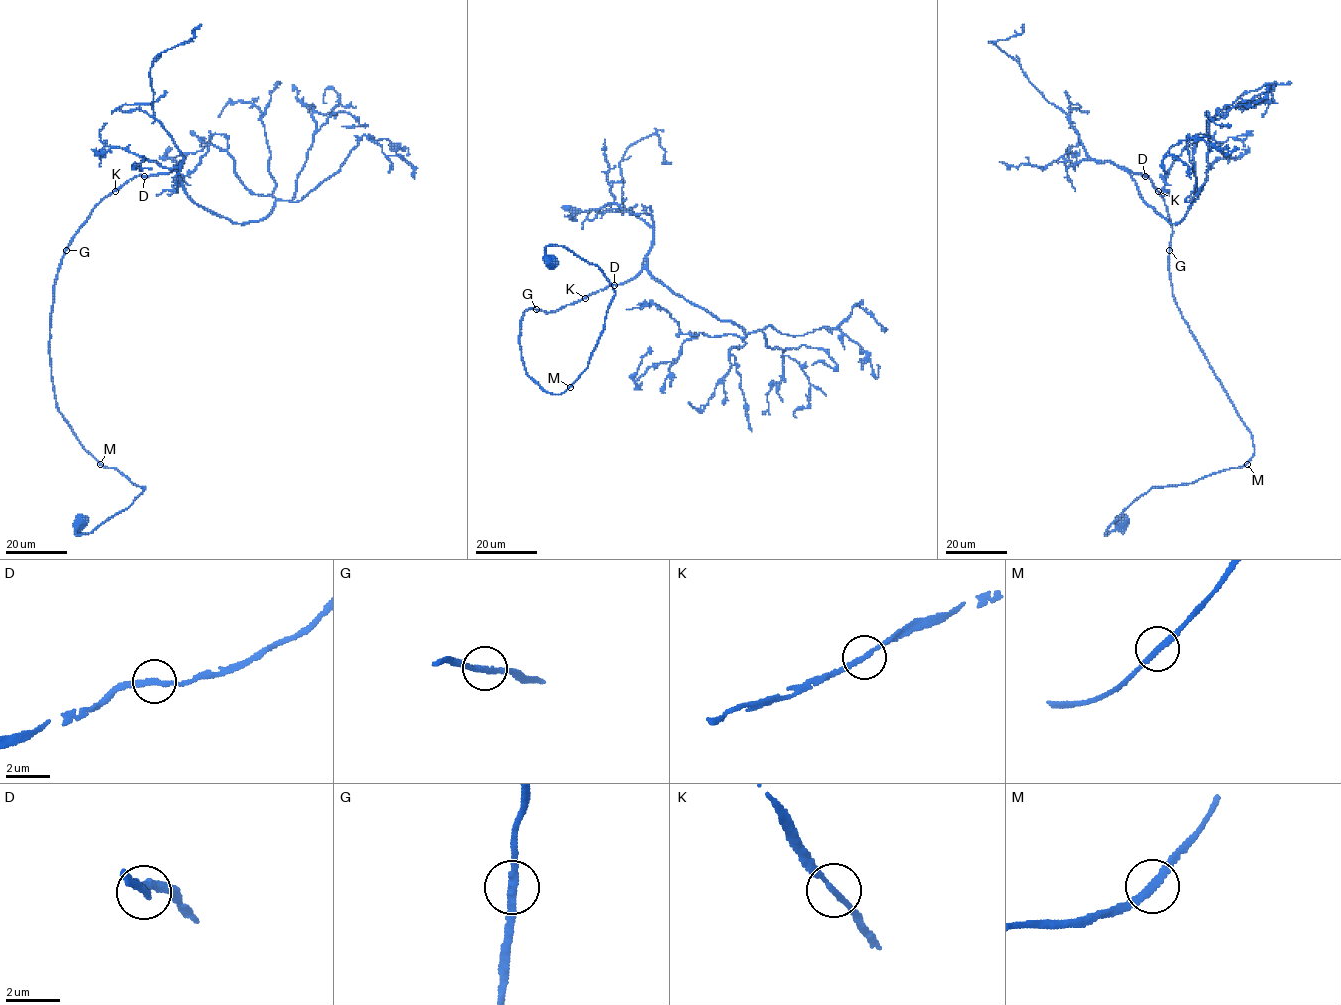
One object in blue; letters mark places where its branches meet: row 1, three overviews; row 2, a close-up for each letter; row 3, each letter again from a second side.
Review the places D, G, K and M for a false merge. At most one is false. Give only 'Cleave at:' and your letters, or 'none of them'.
Cleave at: none of them

